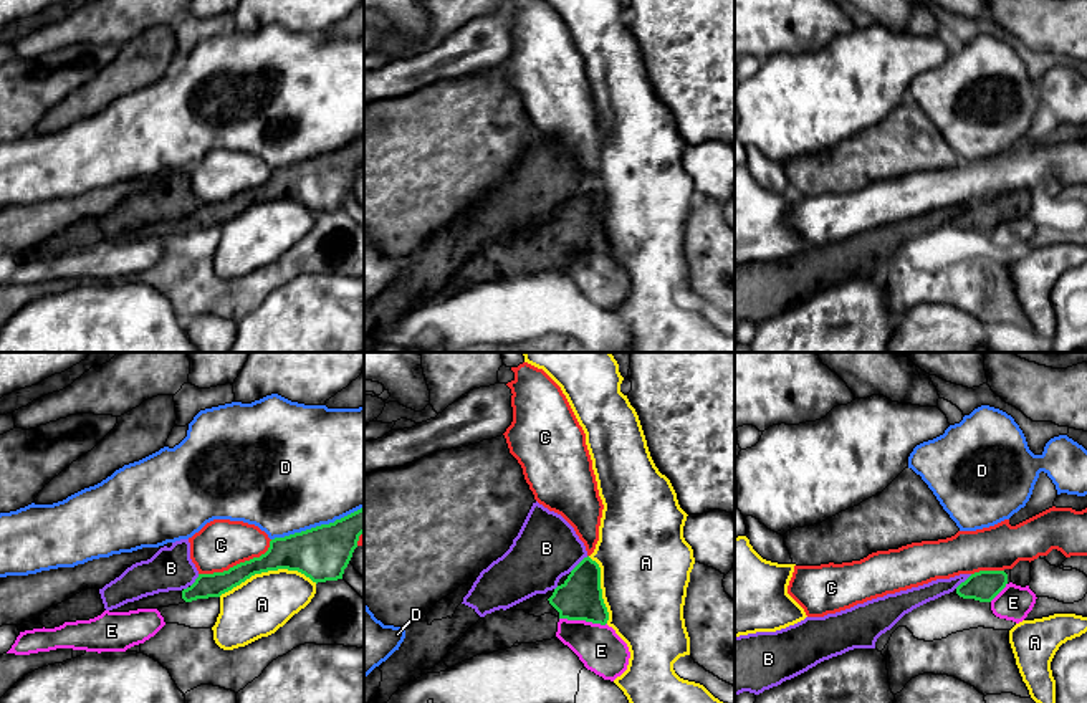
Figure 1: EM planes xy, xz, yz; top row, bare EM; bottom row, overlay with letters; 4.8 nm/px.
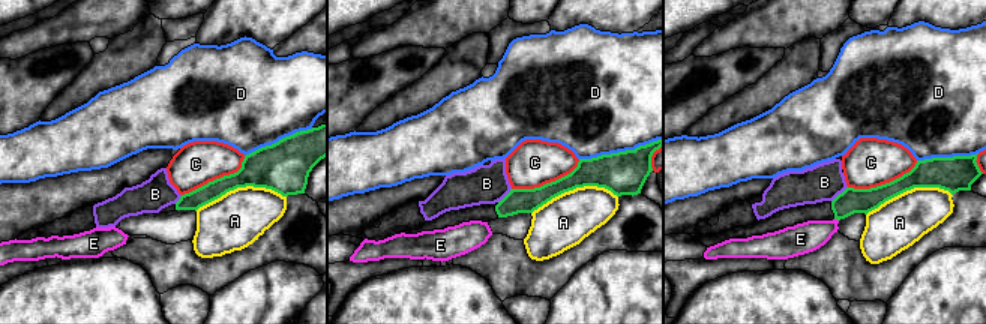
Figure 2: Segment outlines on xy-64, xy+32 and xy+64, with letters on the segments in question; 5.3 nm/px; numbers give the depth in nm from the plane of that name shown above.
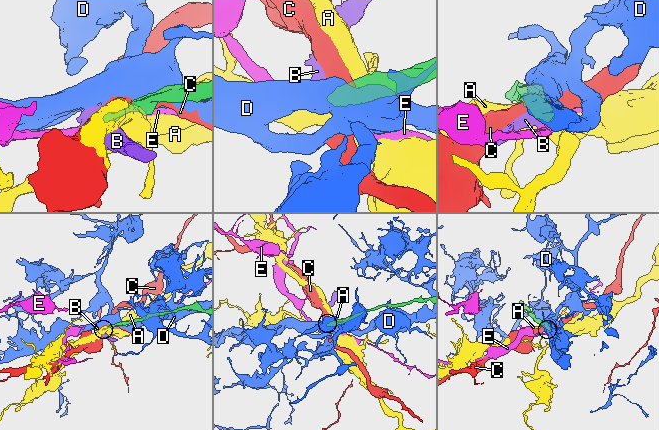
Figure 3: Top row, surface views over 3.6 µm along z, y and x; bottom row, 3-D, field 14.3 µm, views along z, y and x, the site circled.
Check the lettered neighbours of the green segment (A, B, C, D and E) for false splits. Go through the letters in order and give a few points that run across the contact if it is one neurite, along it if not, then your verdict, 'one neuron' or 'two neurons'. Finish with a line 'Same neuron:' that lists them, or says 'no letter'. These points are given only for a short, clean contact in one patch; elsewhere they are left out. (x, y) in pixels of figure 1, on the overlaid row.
A: two neurons
B: line xz (588, 556), (569, 571); two neurons
C: two neurons
D: two neurons
E: line xz (560, 617), (606, 624); two neurons
Same neuron: no letter

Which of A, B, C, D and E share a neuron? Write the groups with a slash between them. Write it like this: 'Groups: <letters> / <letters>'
Groups: A / B / C / D / E

